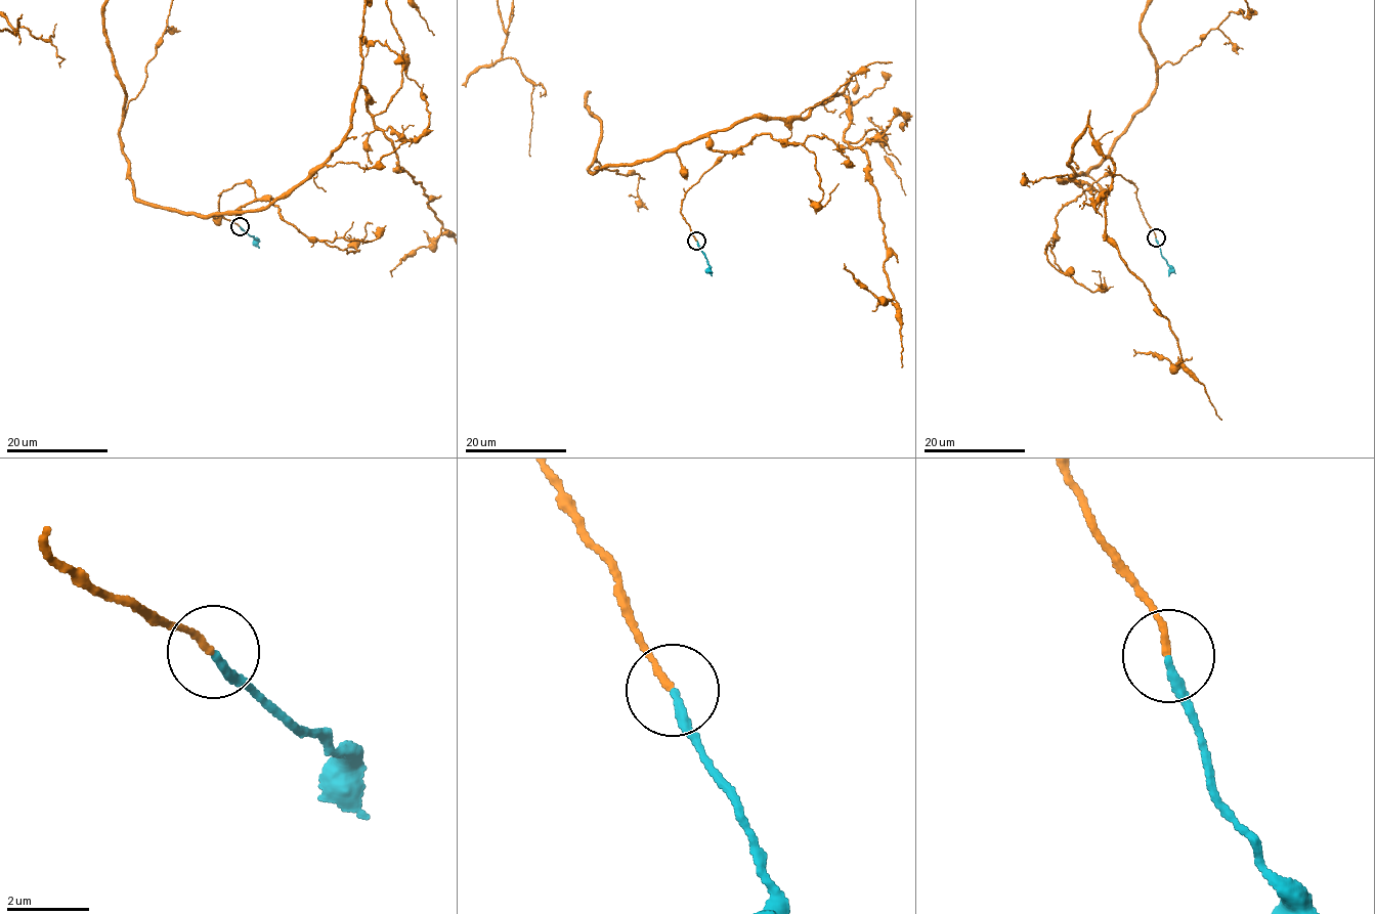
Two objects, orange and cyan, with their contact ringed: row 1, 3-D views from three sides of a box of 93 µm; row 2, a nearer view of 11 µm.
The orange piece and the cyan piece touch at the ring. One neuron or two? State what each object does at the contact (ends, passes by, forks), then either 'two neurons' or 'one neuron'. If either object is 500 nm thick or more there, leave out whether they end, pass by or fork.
orange ends; cyan ends; one neuron

